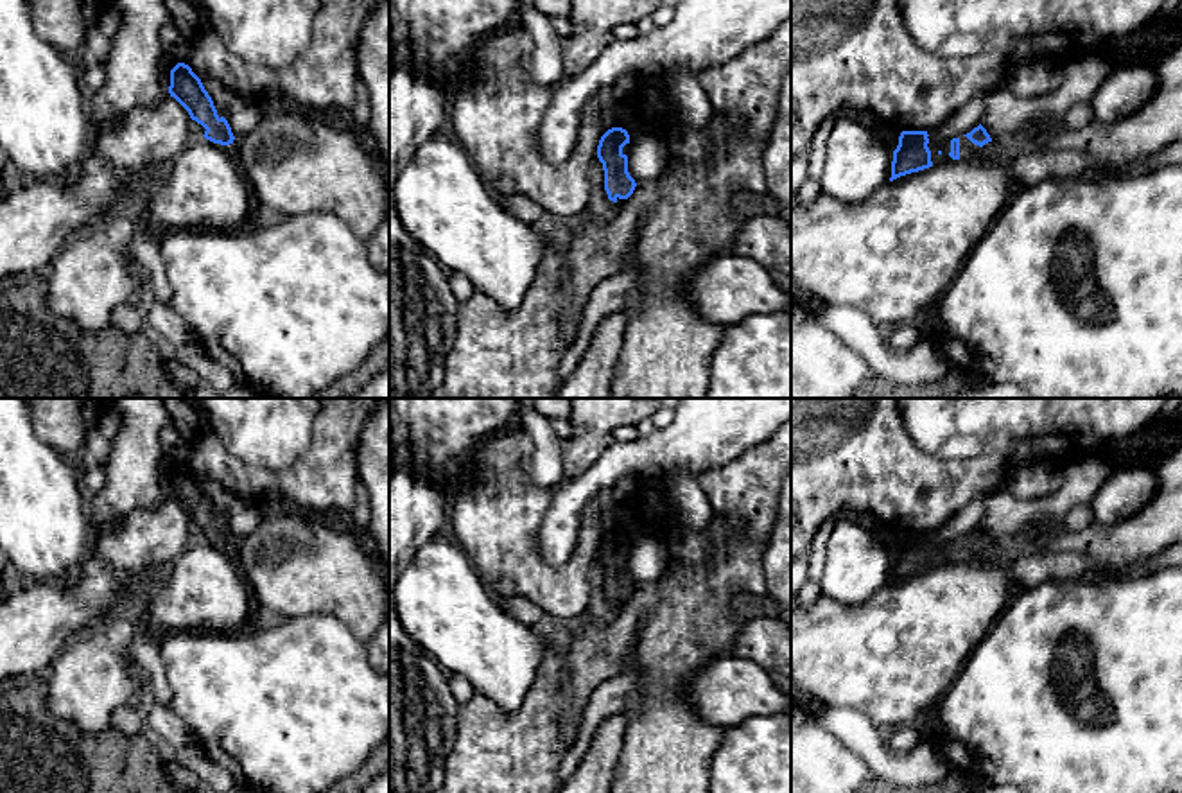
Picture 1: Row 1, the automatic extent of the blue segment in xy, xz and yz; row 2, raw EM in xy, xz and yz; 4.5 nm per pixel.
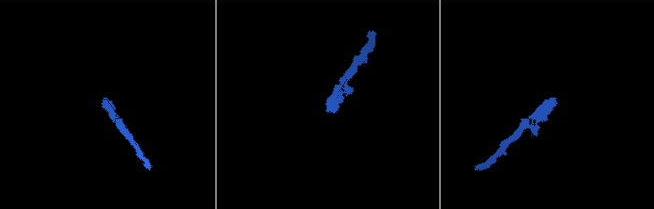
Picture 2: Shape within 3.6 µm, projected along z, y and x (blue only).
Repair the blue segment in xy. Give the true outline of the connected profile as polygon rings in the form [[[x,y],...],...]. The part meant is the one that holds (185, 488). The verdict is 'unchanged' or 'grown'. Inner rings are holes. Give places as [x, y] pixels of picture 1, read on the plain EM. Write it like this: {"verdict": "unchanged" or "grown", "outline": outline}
{"verdict": "grown", "outline": [[[163,456],[160,477],[170,499],[188,513],[192,522],[206,531],[203,536],[206,542],[221,547],[233,545],[235,538],[228,522],[217,517],[212,499],[188,466]]]}

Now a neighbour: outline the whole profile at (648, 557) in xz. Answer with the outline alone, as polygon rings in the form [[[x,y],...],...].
[[[647,533],[631,542],[628,574],[635,585],[655,583],[669,558],[667,535]]]

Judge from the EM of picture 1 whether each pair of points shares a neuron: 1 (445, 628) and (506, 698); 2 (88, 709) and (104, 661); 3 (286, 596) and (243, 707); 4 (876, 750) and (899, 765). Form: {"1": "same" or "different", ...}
{"1": "same", "2": "same", "3": "different", "4": "same"}

